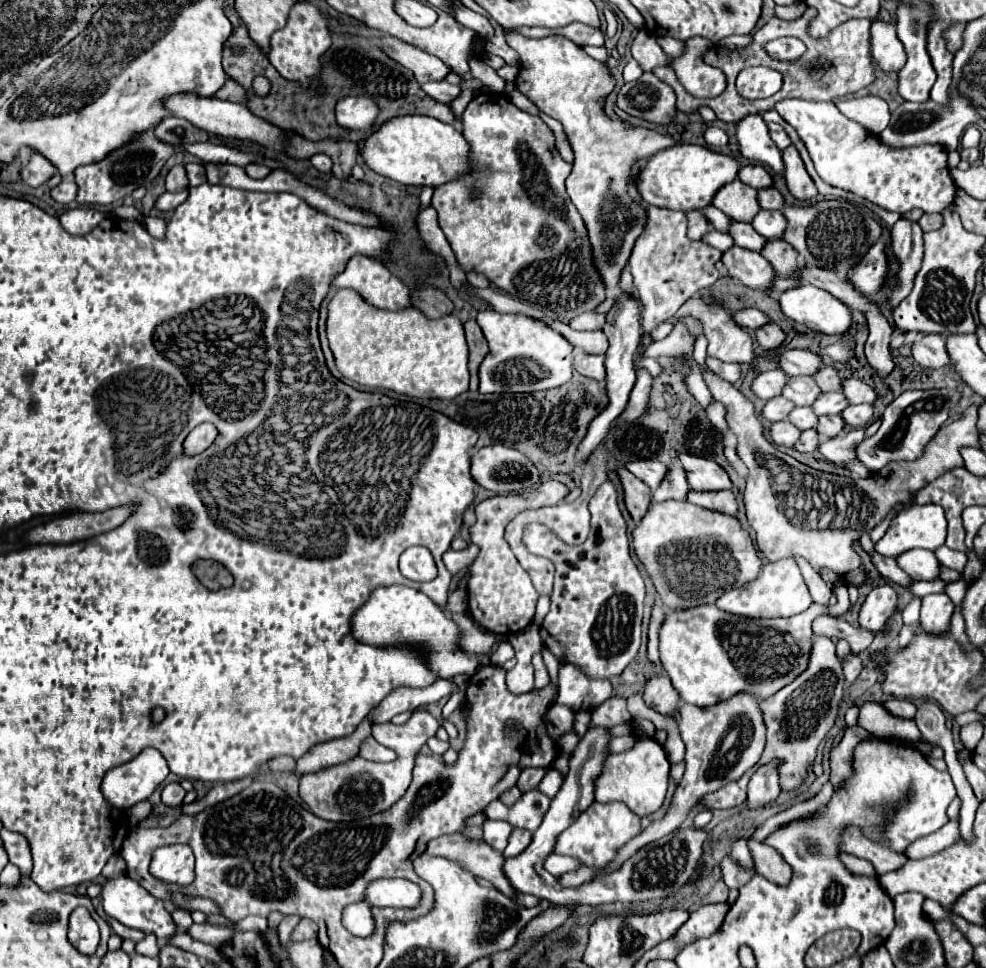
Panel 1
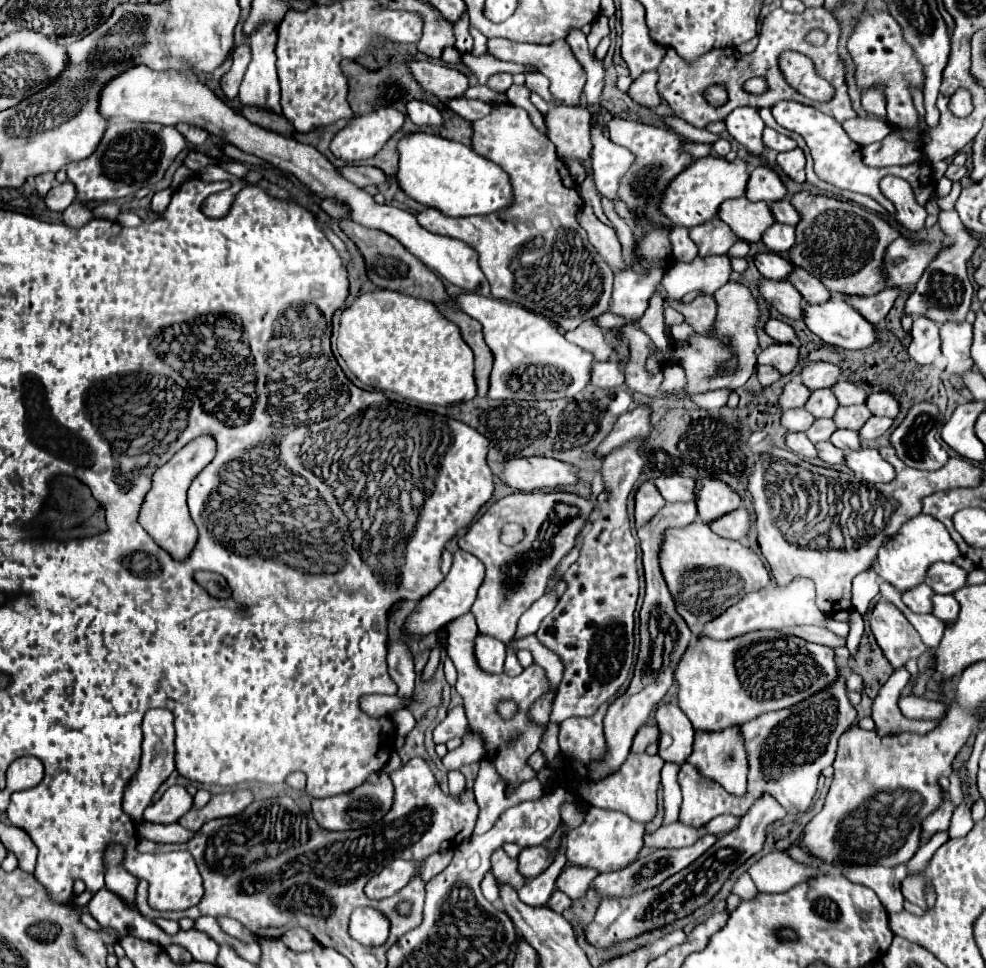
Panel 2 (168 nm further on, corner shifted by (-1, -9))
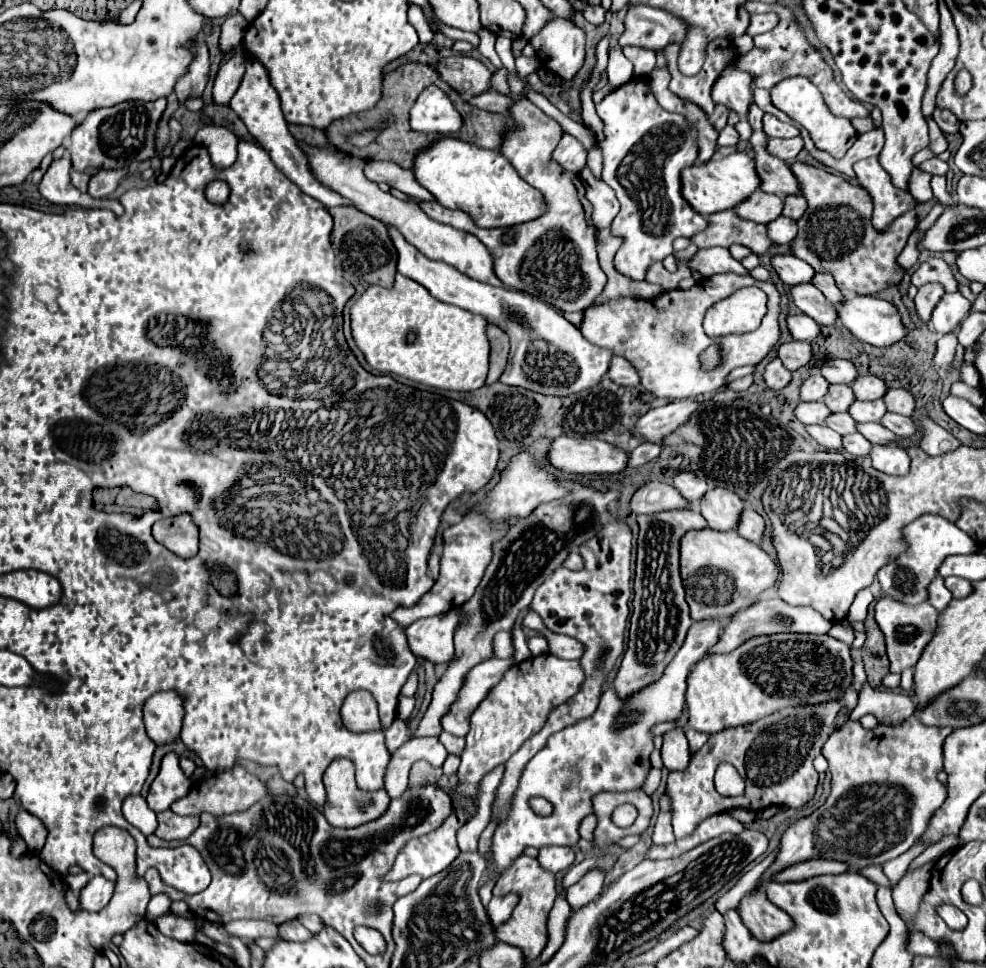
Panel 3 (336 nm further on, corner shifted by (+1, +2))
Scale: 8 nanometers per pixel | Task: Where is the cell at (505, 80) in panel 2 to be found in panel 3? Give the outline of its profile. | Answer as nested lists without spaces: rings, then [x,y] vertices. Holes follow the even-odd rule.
[[[486,28],[480,29],[478,36],[480,37],[480,54],[487,57],[496,69],[501,69],[503,64],[495,51],[496,35],[488,31]]]

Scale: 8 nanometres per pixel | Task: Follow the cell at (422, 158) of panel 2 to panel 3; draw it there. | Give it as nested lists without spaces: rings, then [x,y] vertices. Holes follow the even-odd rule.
[[[446,137],[420,151],[416,157],[414,175],[420,185],[436,195],[440,205],[470,213],[478,227],[512,227],[538,219],[546,211],[542,193],[530,187],[500,151],[480,149],[458,139]]]

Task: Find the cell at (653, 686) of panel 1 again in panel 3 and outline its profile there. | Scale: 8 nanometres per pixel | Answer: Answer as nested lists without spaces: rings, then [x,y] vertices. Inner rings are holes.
[[[676,727],[664,735],[662,761],[668,771],[684,771],[688,767],[690,751],[688,751],[688,739],[682,729]]]

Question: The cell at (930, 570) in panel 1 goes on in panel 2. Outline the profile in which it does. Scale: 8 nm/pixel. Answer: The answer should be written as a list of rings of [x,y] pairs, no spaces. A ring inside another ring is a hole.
[[[936,562],[926,572],[926,584],[938,594],[952,594],[958,588],[962,588],[964,582],[966,582],[966,570],[962,570],[954,564]]]

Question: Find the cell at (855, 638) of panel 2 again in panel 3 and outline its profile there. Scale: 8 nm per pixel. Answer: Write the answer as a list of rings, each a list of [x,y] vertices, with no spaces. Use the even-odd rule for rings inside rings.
[[[854,659],[854,667],[852,671],[854,676],[852,687],[857,693],[859,693],[862,688],[862,684],[866,681],[866,673],[864,671],[864,665],[861,660]]]

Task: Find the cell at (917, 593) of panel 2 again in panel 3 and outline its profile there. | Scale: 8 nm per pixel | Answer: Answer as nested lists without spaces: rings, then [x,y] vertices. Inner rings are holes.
[[[940,577],[928,587],[928,593],[930,593],[928,603],[932,607],[936,607],[938,611],[944,611],[944,607],[948,607],[948,603],[952,601],[952,593],[944,587],[944,579],[940,579]]]

